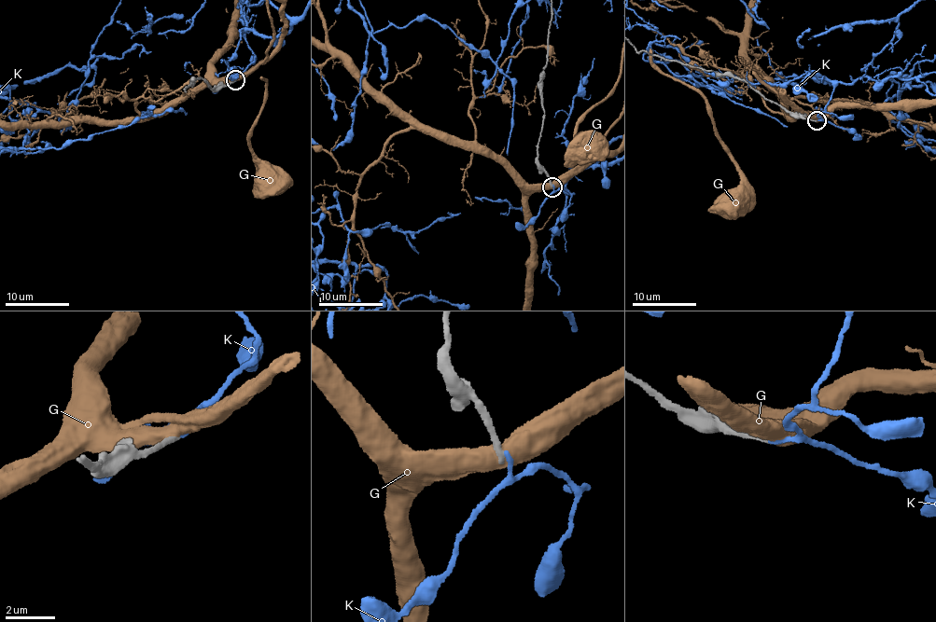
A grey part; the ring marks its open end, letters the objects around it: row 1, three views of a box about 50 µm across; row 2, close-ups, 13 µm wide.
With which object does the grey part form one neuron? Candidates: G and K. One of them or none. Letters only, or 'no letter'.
no letter

